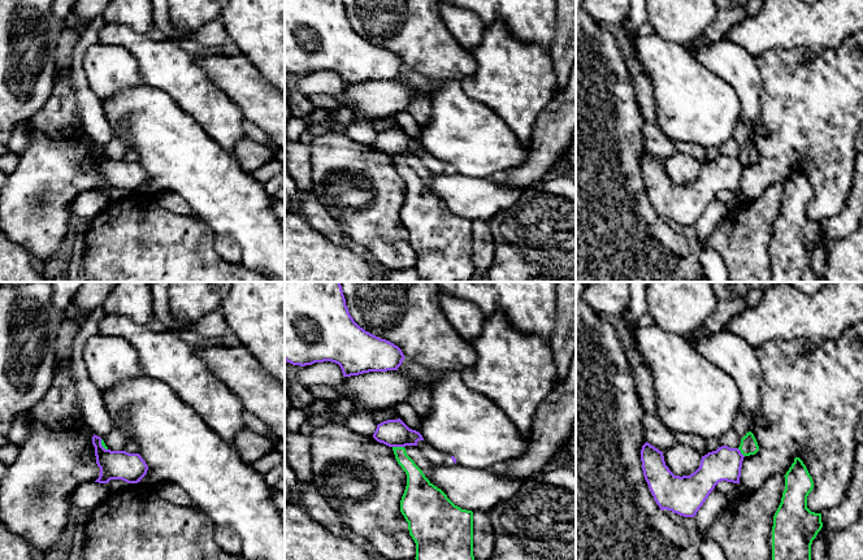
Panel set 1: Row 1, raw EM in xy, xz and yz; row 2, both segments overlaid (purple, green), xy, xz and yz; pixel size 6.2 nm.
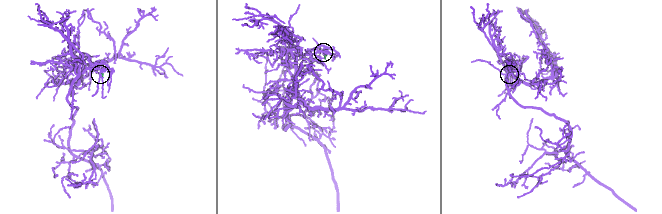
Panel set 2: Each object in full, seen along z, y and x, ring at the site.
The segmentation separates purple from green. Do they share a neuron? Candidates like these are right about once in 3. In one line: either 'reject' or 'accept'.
reject

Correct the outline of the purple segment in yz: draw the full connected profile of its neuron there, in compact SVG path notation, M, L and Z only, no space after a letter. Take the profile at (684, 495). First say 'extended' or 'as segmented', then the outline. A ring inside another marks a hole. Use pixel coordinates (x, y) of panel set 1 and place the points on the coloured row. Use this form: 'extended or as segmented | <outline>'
as segmented | M645 443L641 450L641 461L645 479L662 511L668 509L684 517L694 517L715 486L721 482L740 483L743 455L738 448L721 446L716 451L702 456L699 468L690 476L675 476L665 465L663 452Z

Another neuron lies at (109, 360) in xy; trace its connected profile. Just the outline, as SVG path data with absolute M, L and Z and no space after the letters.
M100 333L91 337L84 346L83 360L100 392L125 379L147 375L136 351L120 337Z

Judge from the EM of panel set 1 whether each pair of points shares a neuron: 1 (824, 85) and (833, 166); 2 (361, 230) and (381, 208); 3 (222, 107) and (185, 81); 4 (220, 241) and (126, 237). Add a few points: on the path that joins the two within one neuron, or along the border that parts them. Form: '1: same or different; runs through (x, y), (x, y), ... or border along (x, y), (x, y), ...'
1: same; runs through (824, 105), (824, 146)
2: same; runs through (367, 225), (378, 213)
3: same; runs through (213, 107), (194, 90)
4: different; border along (213, 237), (213, 250), (221, 257), (235, 263)

